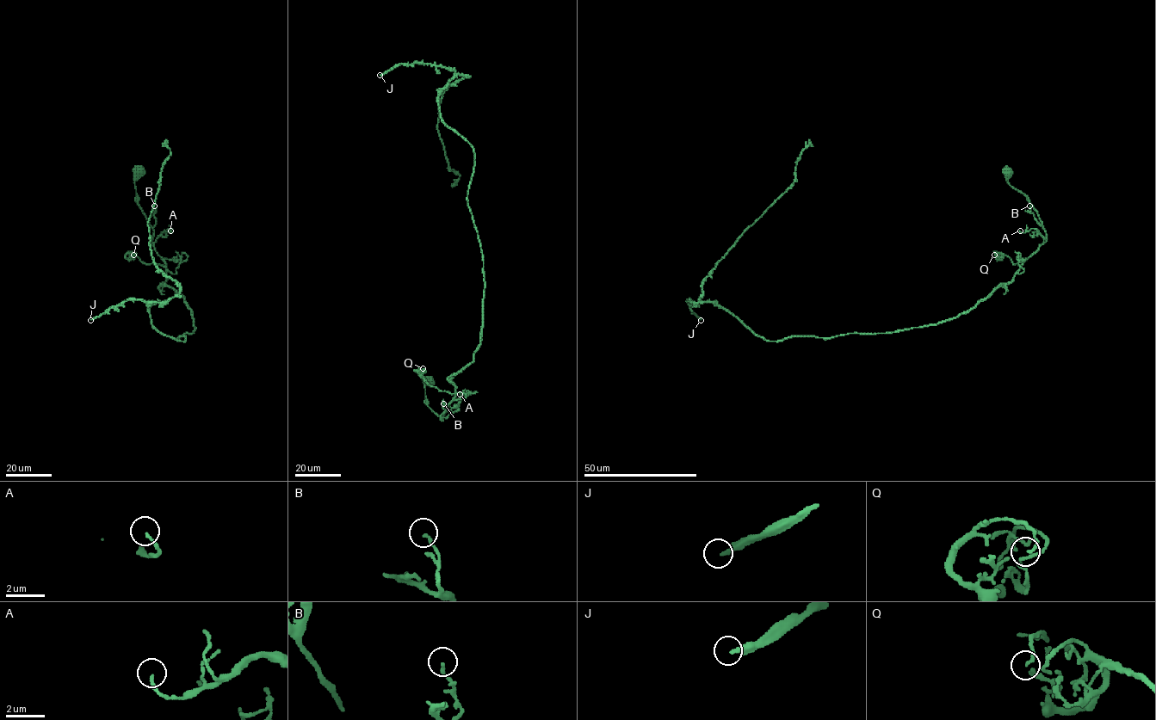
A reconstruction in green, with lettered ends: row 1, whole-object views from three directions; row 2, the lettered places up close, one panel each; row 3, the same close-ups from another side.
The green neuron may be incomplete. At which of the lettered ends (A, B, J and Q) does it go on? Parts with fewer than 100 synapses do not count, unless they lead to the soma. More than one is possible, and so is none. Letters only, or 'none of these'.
J

